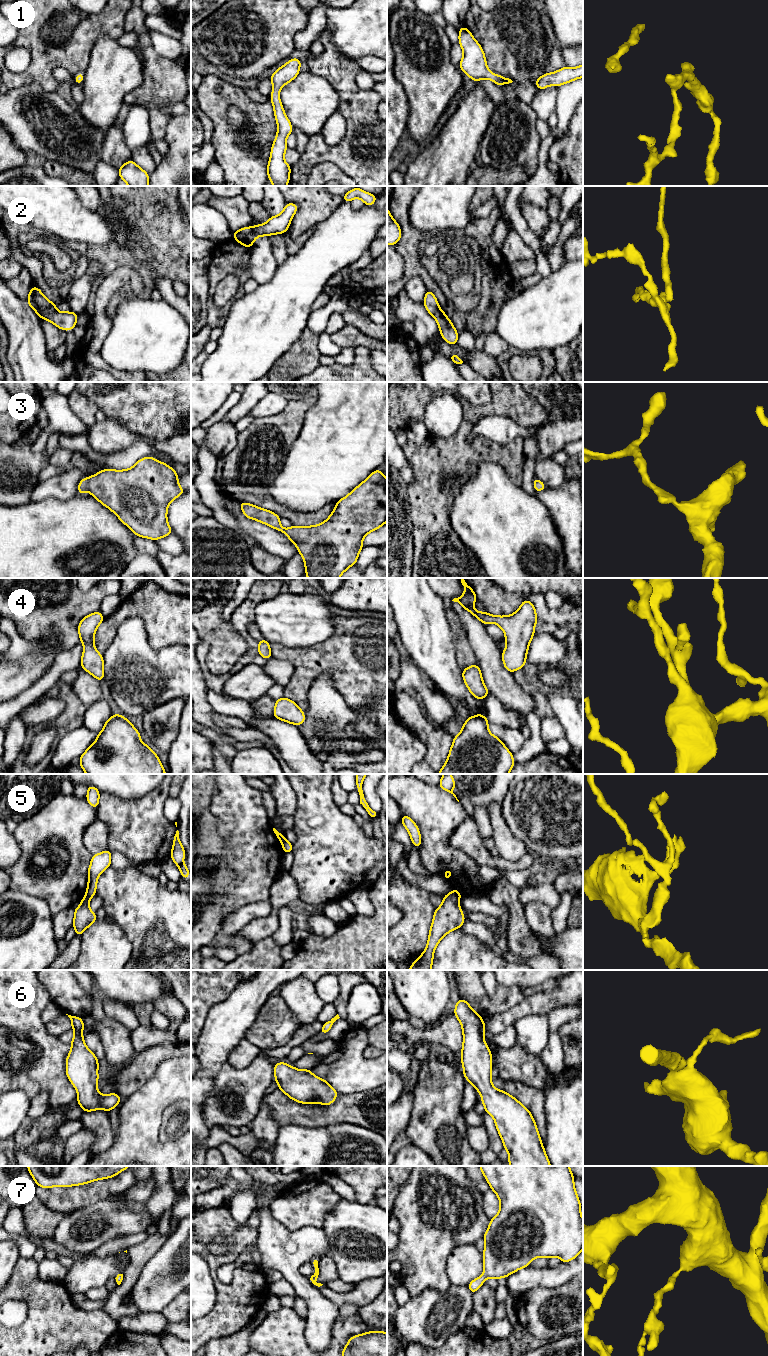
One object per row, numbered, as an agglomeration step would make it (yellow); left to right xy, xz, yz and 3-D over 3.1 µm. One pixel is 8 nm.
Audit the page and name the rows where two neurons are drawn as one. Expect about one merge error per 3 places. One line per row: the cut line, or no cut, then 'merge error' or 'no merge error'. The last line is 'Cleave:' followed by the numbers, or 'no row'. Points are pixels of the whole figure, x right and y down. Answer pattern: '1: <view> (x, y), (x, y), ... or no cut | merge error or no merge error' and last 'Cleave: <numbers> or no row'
1: no cut | no merge error
2: xz (252, 227), (247, 233), (236, 233), (234, 235) | merge error
3: no cut | no merge error
4: no cut | no merge error
5: xy (86, 894), (90, 898) | merge error
6: no cut | no merge error
7: no cut | no merge error
Cleave: 2, 5

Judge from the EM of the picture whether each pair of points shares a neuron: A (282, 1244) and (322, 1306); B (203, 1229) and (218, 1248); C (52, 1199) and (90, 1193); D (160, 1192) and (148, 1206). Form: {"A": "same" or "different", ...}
{"A": "same", "B": "different", "C": "same", "D": "same"}

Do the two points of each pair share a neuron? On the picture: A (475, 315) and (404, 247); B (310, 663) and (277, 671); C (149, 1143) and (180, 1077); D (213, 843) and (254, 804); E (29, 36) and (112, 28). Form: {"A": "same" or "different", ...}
{"A": "same", "B": "different", "C": "same", "D": "different", "E": "same"}

